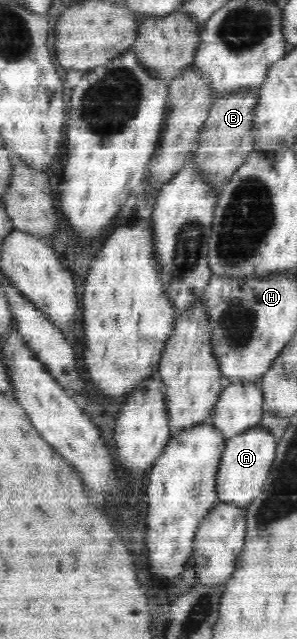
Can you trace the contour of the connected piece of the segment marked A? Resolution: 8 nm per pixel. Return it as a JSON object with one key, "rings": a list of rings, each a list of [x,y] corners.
{"rings":[[[259,423],[235,433],[226,441],[221,465],[218,471],[216,492],[220,501],[235,501],[247,506],[261,495],[263,485],[276,458],[278,439],[272,430]]]}

